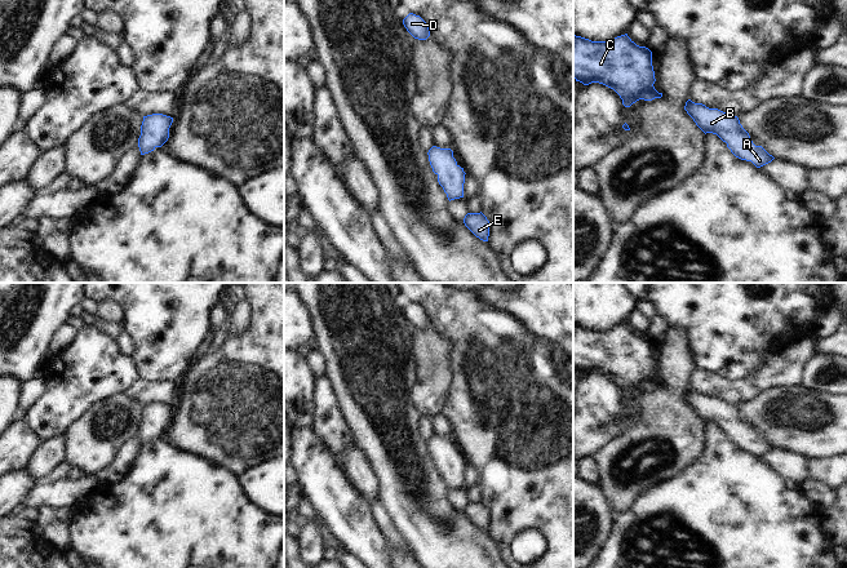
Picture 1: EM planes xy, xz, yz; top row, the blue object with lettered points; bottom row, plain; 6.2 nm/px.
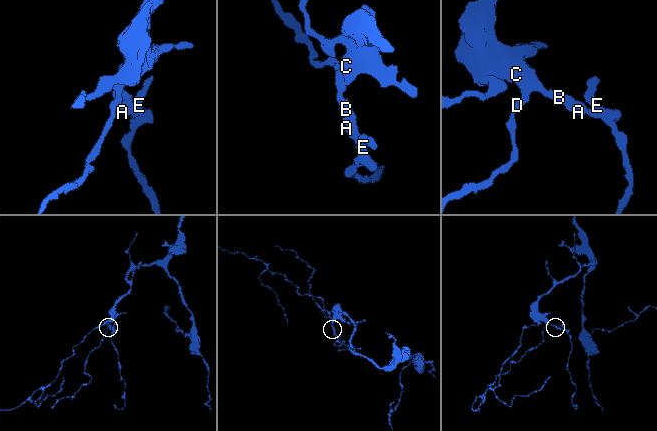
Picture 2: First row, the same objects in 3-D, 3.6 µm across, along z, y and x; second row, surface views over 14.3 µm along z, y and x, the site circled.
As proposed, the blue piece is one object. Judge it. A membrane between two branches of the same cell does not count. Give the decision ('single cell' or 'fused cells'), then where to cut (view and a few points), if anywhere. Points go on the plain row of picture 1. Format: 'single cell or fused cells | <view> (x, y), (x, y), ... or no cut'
single cell | no cut

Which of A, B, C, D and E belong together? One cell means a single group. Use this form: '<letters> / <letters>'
A B C D E

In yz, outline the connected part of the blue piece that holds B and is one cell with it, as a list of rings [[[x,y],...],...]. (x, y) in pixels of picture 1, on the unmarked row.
[[[691,389],[686,391],[684,399],[705,423],[717,423],[726,431],[727,436],[736,447],[751,451],[757,457],[775,448],[762,435],[755,435],[753,432],[749,422],[742,417],[737,405],[726,403],[718,398],[709,398]]]

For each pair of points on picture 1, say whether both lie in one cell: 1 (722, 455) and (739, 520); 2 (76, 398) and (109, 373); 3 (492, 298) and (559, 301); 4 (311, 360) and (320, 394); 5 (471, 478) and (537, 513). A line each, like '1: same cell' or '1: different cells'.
1: same cell
2: same cell
3: same cell
4: different cells
5: different cells

